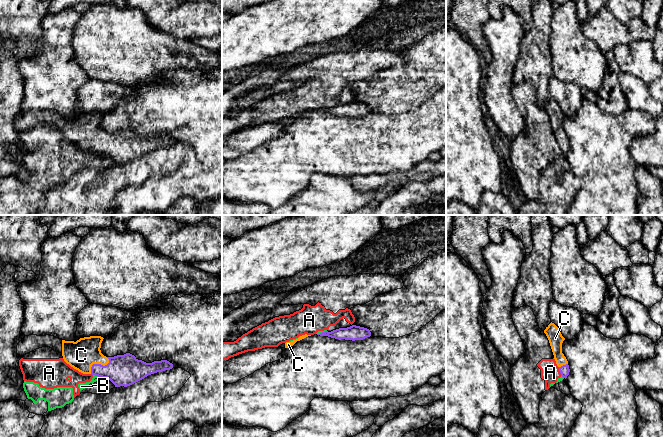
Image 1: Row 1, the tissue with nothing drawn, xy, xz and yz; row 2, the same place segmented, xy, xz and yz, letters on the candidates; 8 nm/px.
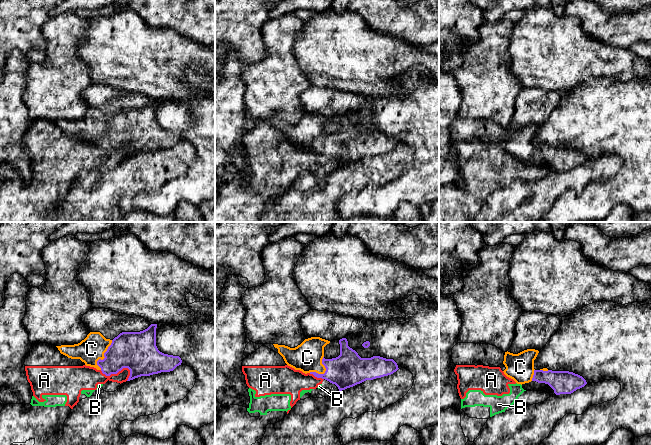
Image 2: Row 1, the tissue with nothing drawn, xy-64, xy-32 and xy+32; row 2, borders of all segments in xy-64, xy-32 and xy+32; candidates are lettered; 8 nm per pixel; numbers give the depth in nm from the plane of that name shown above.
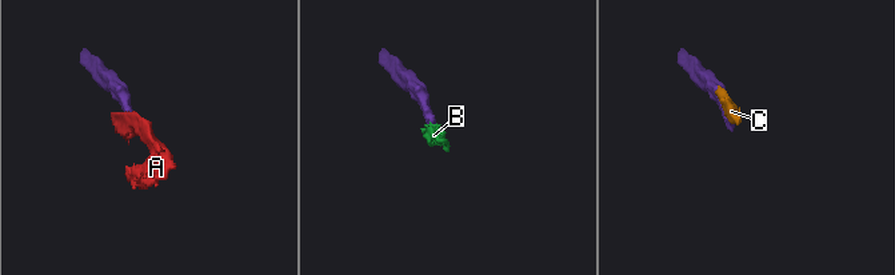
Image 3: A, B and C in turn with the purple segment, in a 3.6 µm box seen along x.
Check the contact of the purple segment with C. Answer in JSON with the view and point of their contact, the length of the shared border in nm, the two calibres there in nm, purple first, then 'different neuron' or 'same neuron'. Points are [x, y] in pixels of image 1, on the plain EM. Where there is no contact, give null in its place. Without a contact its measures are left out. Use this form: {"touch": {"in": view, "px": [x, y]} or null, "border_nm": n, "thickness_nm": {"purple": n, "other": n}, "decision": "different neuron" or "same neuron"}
{"touch": {"in": "xy", "px": [97, 140]}, "border_nm": 200, "thickness_nm": {"purple": 260, "other": 240}, "decision": "same neuron"}

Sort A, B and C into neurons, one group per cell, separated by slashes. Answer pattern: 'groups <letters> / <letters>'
groups A B / C

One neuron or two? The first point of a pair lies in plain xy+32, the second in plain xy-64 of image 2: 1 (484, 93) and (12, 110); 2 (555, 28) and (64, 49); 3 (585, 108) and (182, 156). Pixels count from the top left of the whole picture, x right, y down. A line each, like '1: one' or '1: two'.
1: two
2: two
3: two

